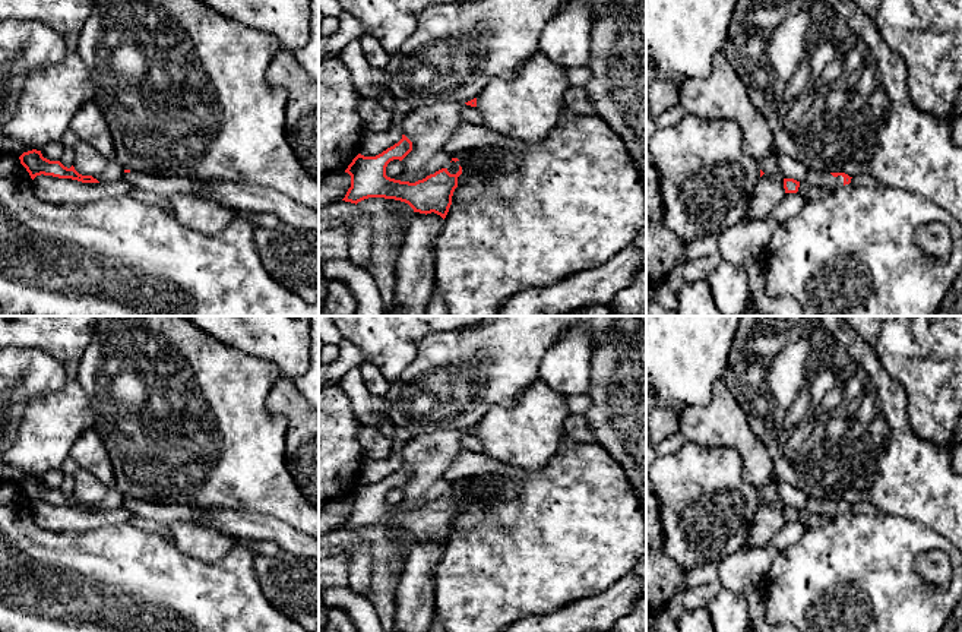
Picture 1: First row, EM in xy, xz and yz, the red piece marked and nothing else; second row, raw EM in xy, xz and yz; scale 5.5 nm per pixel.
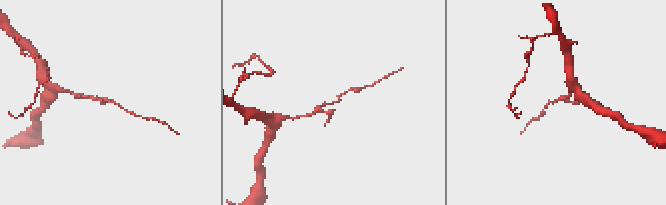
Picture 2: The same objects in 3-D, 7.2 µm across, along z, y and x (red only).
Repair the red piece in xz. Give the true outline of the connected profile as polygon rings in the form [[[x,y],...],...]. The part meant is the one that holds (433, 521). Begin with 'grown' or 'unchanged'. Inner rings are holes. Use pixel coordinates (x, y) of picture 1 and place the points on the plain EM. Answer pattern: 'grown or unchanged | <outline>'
grown | [[[402,462],[398,471],[376,484],[358,481],[345,497],[351,503],[351,515],[342,528],[357,533],[368,525],[395,527],[408,531],[414,540],[434,540],[444,547],[462,502],[459,487],[452,486],[446,496],[415,511],[387,505],[387,492],[393,487],[402,489],[411,478],[412,470]]]

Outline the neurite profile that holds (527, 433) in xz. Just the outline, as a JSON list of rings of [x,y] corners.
[[[538,379],[515,404],[490,405],[475,436],[490,458],[535,471],[556,455],[569,415],[564,396]]]

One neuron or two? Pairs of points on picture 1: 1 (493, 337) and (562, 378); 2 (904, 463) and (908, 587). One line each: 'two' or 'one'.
1: two
2: two

